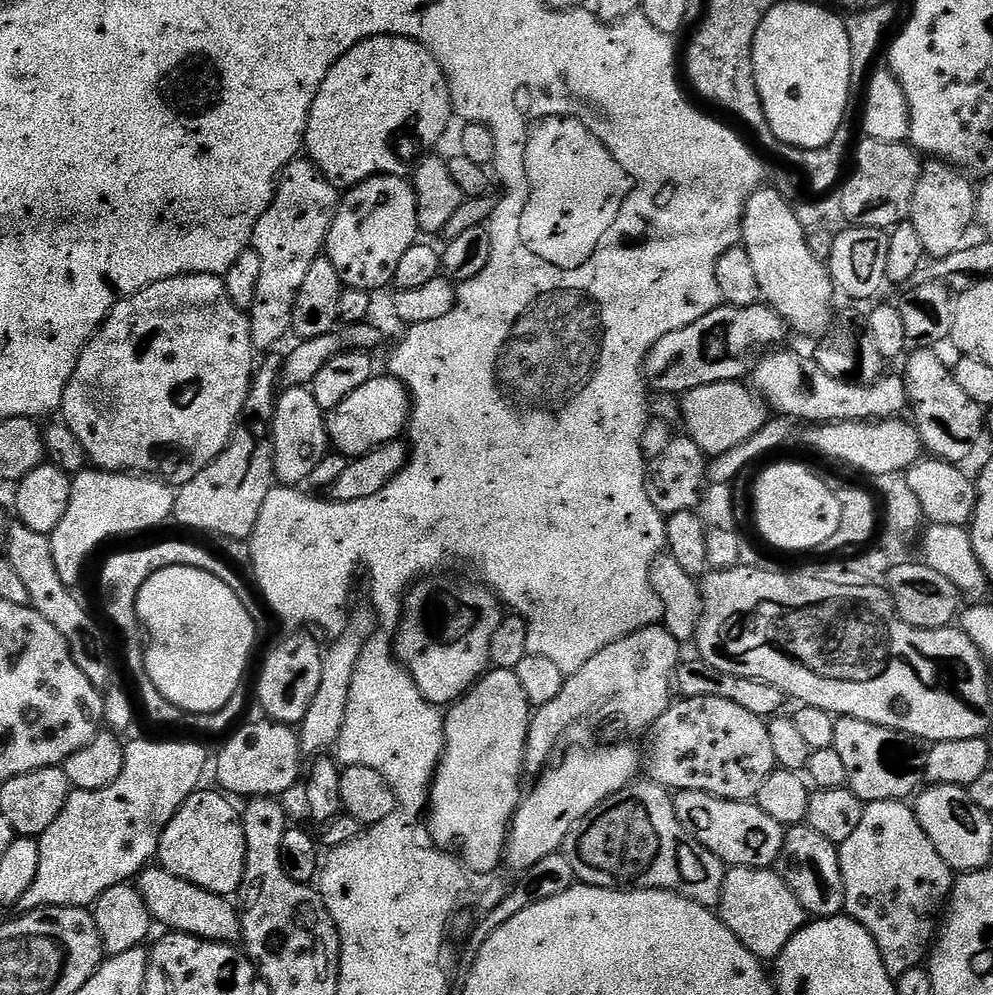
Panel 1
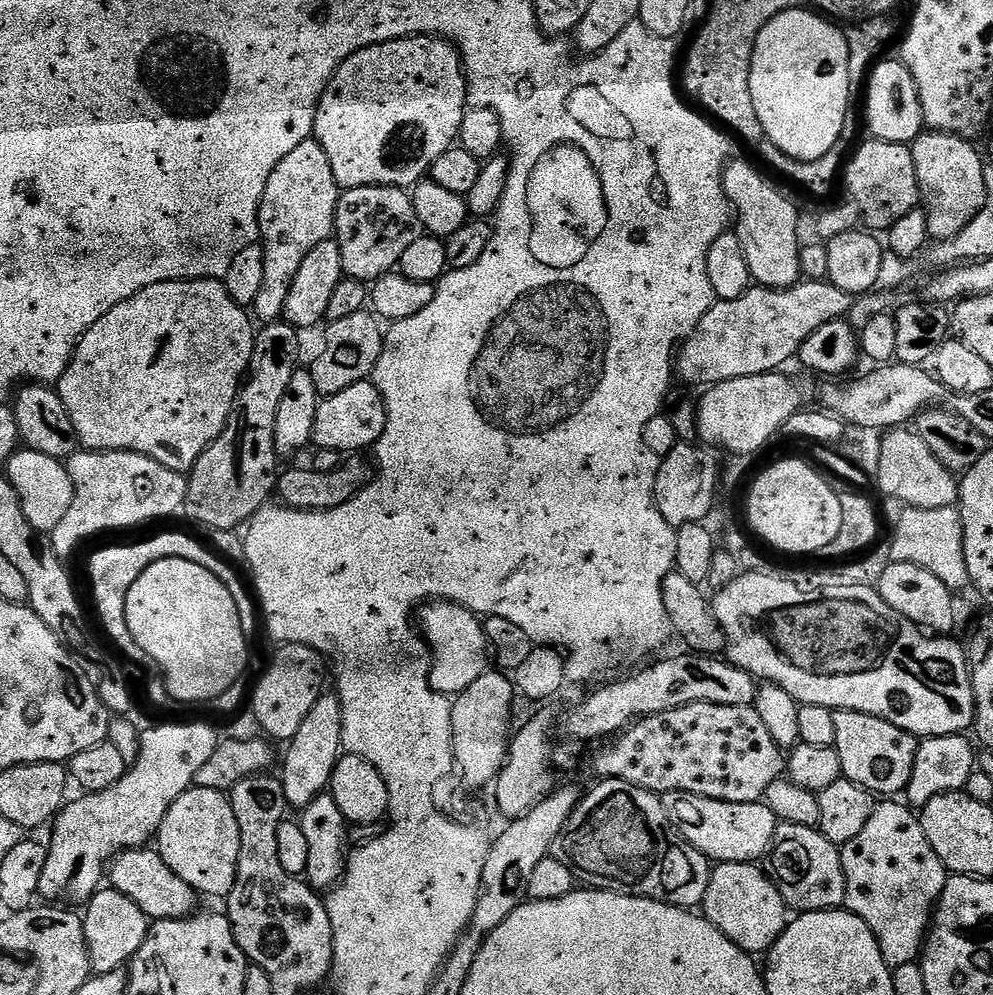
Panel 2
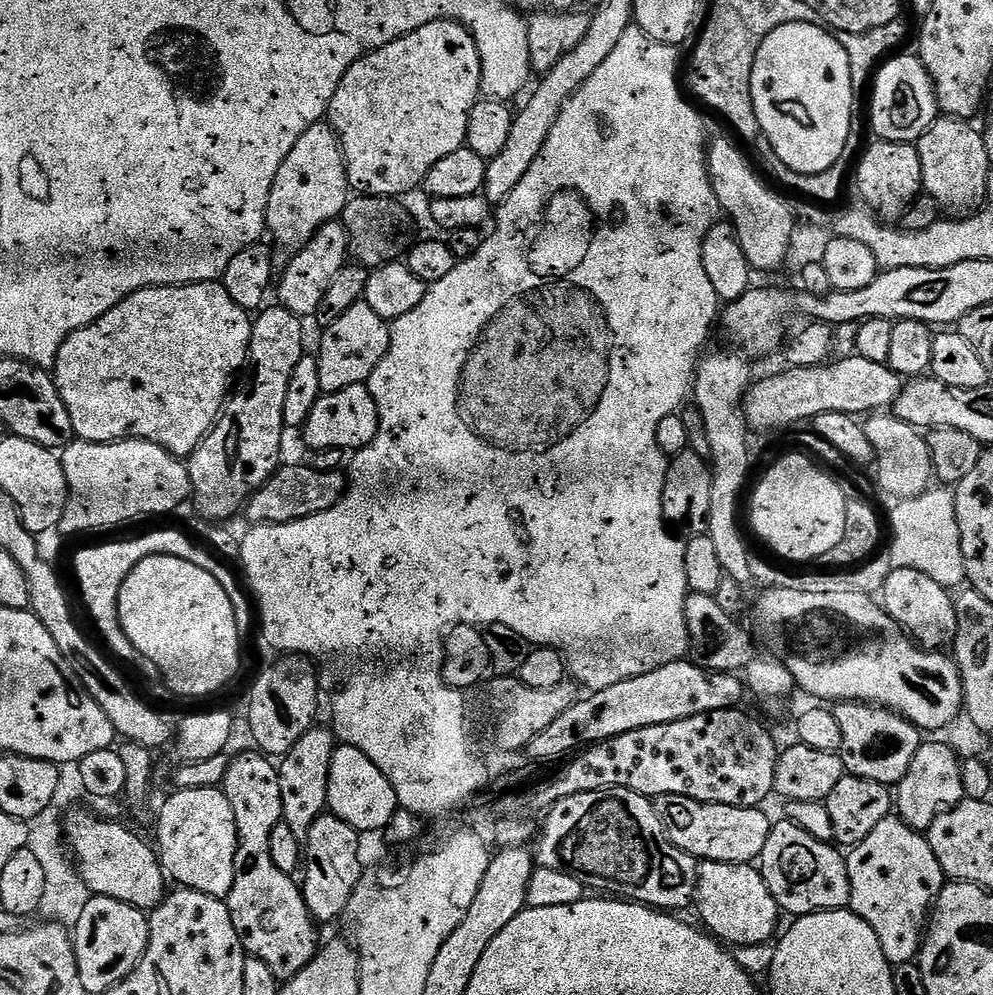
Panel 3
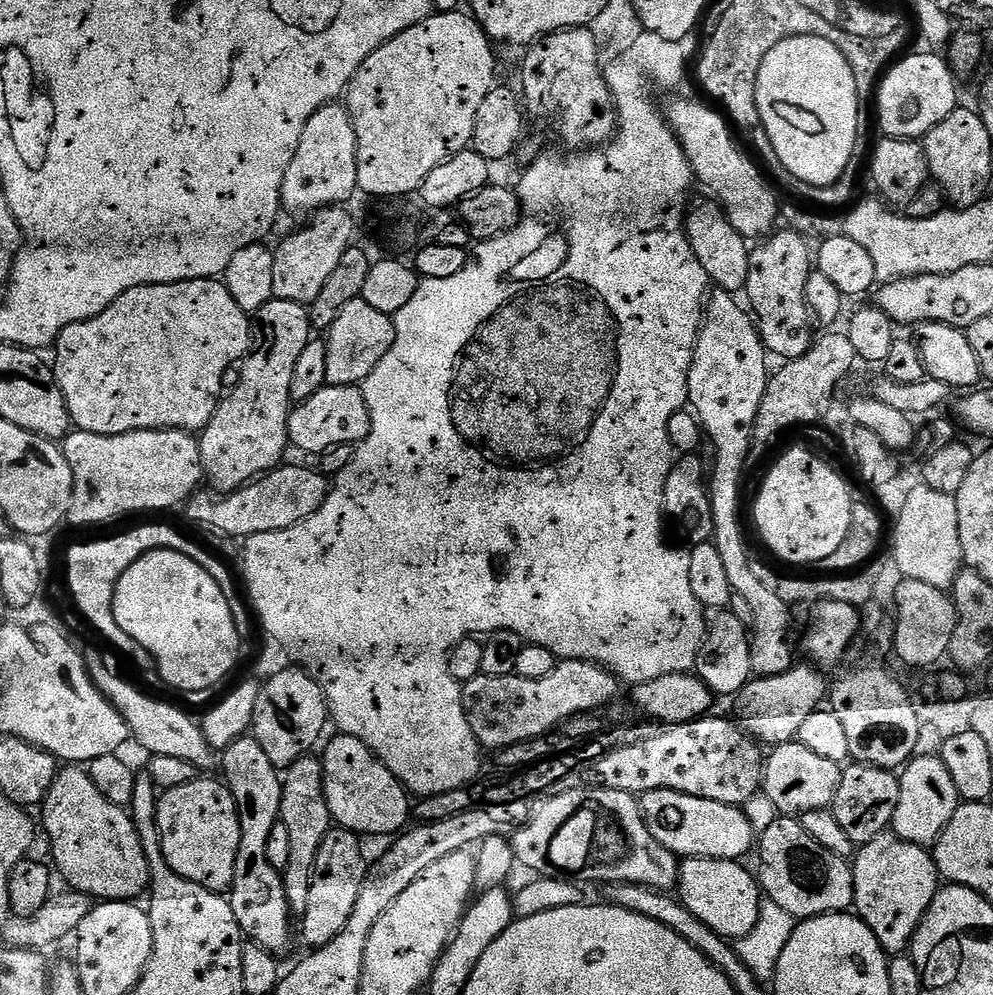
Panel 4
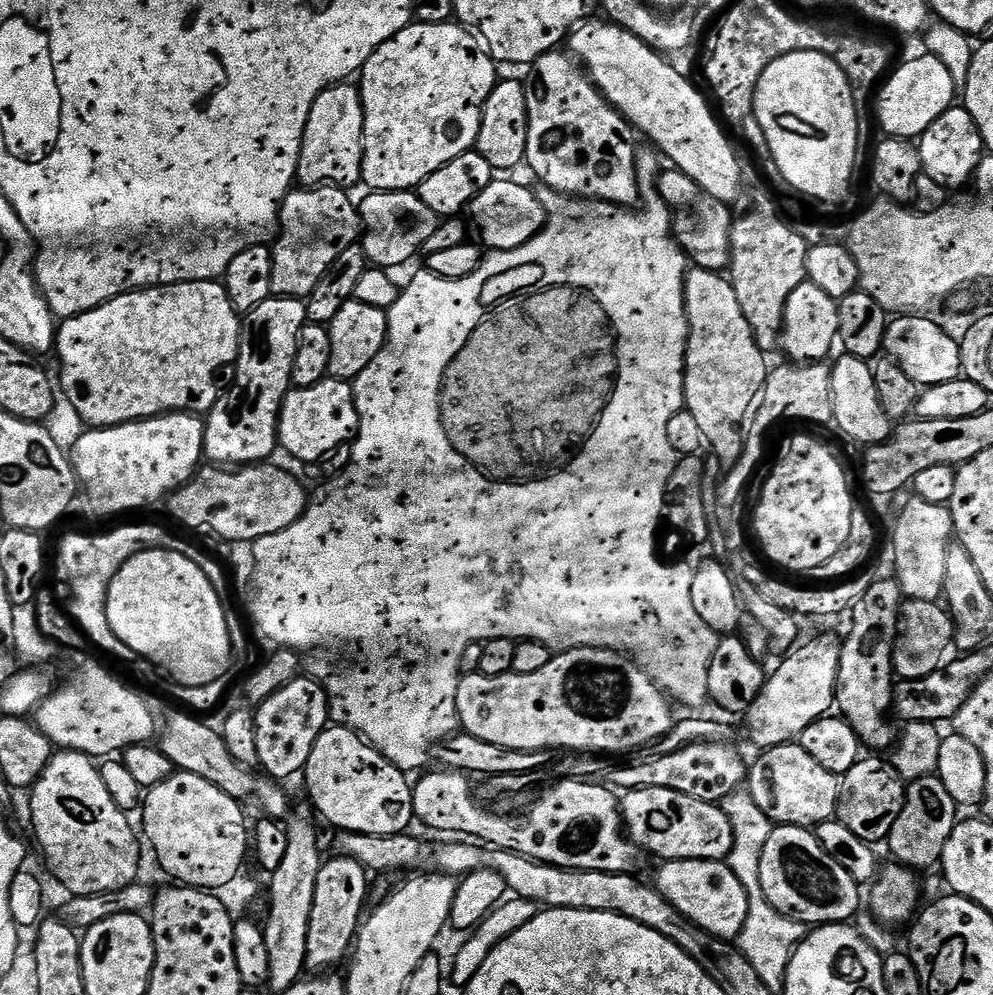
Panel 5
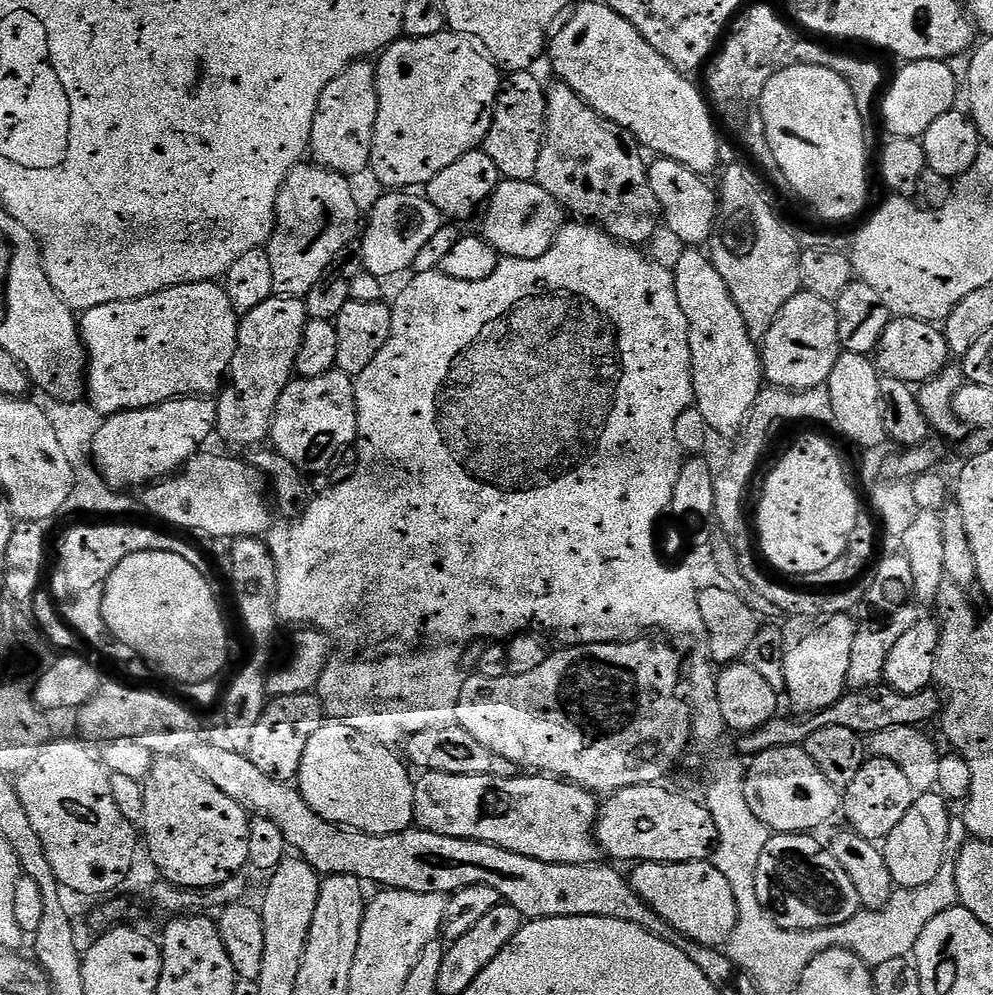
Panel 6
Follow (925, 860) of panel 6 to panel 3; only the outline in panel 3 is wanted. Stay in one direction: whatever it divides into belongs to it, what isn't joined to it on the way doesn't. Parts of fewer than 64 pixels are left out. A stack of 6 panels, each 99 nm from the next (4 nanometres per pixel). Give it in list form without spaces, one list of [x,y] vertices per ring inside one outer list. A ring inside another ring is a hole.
[[[932,738],[929,744],[928,741],[921,743],[918,754],[914,754],[914,762],[910,762],[910,770],[906,770],[906,778],[902,778],[899,784],[895,785],[895,815],[914,831],[927,833],[934,818],[949,812],[965,799],[961,763],[961,757],[949,744],[942,744],[936,738]]]

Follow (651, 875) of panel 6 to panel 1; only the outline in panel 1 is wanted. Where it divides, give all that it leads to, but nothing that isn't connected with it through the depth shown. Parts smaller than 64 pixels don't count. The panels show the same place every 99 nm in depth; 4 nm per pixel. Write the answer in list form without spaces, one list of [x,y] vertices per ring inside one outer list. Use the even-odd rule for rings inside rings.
[[[734,868],[724,873],[722,898],[718,909],[720,921],[732,931],[761,962],[775,961],[781,950],[806,923],[804,907],[794,898],[790,886],[772,868]]]

